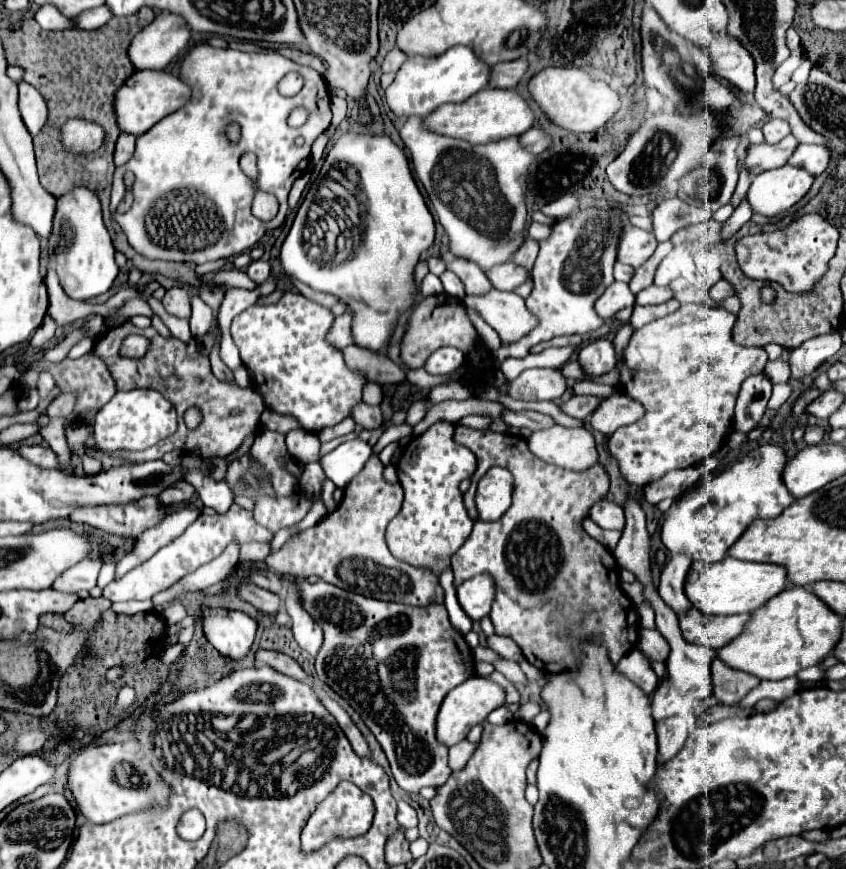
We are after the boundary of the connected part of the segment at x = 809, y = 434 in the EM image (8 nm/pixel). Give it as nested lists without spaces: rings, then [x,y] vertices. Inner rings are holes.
[[[807,426],[805,428],[805,442],[807,444],[819,444],[825,440],[825,436],[827,436],[825,426]]]

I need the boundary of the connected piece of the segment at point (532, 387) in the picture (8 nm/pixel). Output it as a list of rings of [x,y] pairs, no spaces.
[[[531,368],[515,380],[507,380],[507,396],[515,400],[557,400],[565,392],[565,378],[559,370]]]

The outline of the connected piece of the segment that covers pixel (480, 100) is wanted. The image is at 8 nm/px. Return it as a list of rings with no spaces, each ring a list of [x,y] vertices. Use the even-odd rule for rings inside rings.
[[[487,88],[487,90],[481,90],[479,94],[467,98],[461,104],[439,106],[439,110],[435,110],[435,114],[429,114],[425,118],[425,124],[439,134],[447,134],[453,138],[463,138],[467,142],[483,144],[483,142],[493,142],[493,140],[519,136],[519,134],[527,132],[535,124],[535,114],[529,108],[527,100],[519,92]]]

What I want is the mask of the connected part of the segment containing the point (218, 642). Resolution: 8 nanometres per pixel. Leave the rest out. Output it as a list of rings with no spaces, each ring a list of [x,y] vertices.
[[[215,608],[203,612],[203,622],[209,644],[223,656],[241,660],[251,652],[257,632],[257,622],[251,616],[237,610]]]

